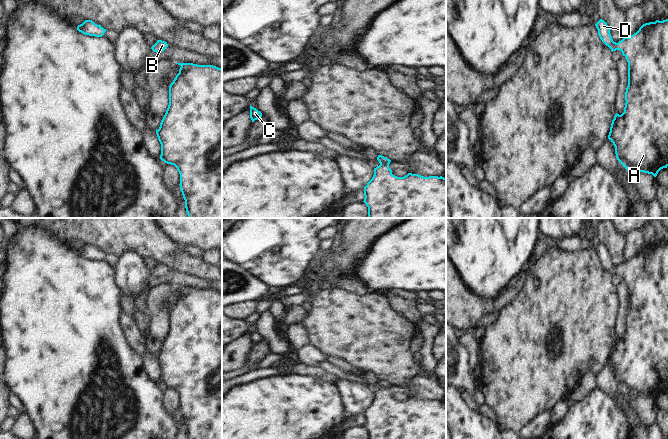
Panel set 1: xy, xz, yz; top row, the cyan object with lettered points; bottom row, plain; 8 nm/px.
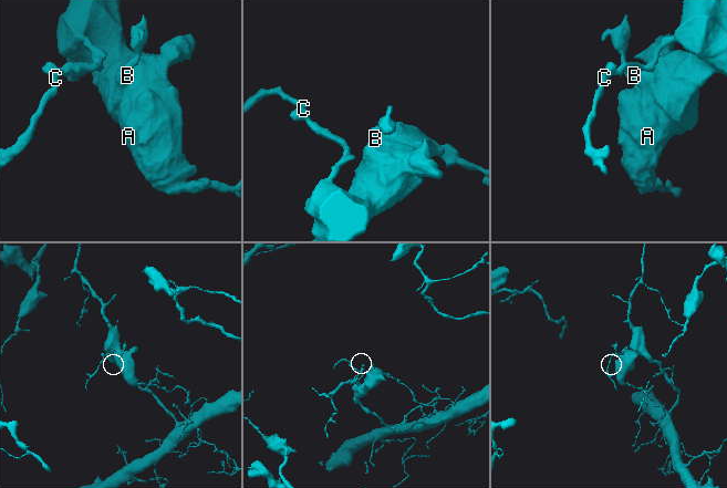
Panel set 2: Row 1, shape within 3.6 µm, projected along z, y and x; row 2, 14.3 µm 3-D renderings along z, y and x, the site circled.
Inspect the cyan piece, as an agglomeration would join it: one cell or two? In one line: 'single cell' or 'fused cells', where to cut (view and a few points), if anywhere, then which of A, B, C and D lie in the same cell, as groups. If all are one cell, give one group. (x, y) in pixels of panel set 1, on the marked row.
single cell; no cut; A B C D

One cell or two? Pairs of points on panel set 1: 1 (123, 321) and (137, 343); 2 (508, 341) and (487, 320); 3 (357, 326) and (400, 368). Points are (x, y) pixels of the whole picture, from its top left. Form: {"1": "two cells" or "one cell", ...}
{"1": "one cell", "2": "two cells", "3": "one cell"}

